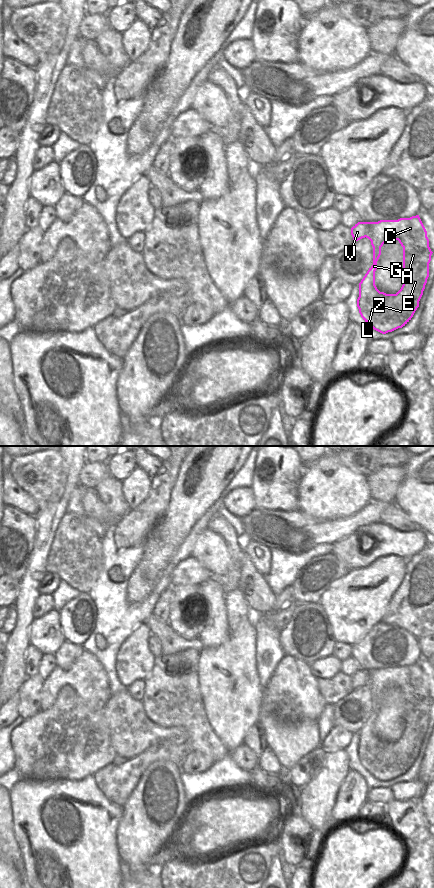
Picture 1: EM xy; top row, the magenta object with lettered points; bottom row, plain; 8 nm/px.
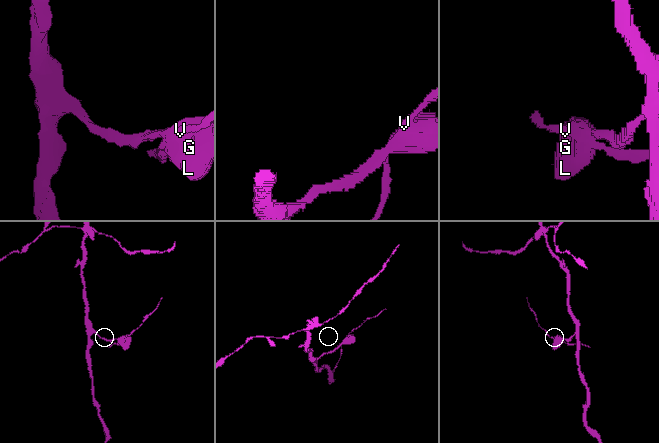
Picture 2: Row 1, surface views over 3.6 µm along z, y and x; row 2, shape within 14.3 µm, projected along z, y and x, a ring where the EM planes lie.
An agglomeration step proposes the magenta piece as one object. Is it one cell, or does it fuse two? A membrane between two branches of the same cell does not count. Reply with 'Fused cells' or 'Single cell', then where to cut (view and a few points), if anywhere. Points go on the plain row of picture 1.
Fused cells. Split along xy (369, 670), (369, 680), (365, 684).

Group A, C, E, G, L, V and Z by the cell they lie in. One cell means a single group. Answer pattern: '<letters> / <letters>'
A C E G L Z / V

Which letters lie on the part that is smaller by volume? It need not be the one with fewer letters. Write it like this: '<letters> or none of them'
V

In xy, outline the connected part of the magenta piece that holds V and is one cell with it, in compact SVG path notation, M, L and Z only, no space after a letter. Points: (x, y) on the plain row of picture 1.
M358 670L351 676L353 690L365 686L369 681L369 670Z

